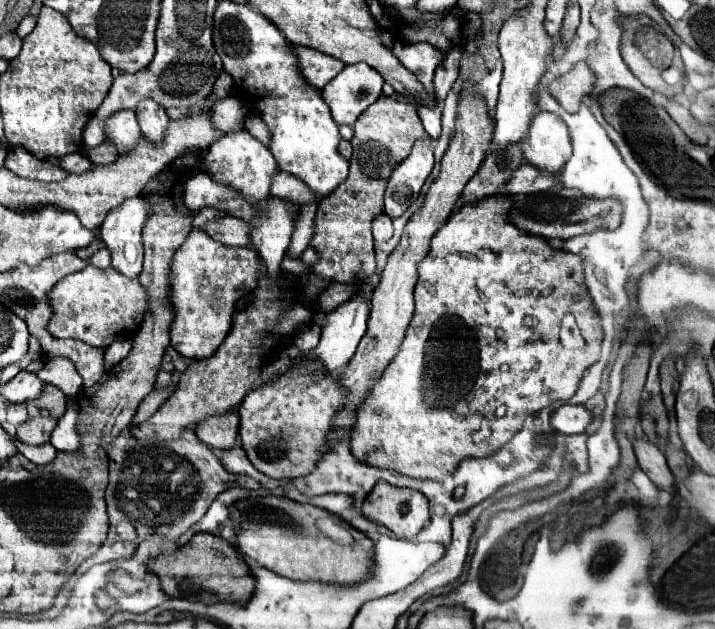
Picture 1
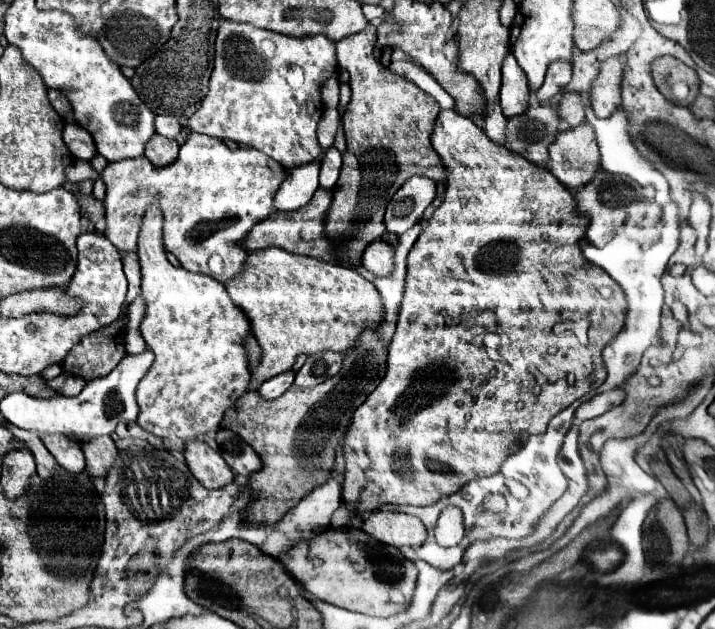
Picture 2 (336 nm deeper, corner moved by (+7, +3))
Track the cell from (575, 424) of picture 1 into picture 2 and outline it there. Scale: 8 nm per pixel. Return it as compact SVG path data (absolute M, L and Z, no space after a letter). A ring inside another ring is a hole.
M617 388L617 390L609 390L609 392L603 392L603 394L597 394L593 396L591 400L583 402L577 410L575 410L575 420L589 420L589 418L597 418L601 414L605 414L609 408L617 406L621 400L623 400L623 392Z

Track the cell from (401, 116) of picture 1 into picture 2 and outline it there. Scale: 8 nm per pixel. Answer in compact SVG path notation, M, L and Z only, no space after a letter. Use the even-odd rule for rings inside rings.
M373 26L337 42L337 60L351 76L349 86L353 96L341 116L347 150L343 154L339 180L333 188L325 232L331 238L335 260L351 268L359 268L369 242L385 234L385 208L407 178L419 174L435 182L445 182L445 168L429 140L433 122L441 110L439 104L411 80L389 72L389 68L373 56L371 44Z

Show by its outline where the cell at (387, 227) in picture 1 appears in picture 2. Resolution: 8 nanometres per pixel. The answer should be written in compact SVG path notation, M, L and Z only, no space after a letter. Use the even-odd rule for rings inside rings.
M373 240L363 258L361 258L363 268L367 268L375 276L385 276L391 274L393 270L393 246L387 244L385 240Z

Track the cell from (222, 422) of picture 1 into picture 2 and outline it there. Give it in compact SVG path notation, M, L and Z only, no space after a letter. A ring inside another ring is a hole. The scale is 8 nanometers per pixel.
M203 440L185 442L185 460L193 476L205 488L223 488L233 482L233 470L223 456Z

